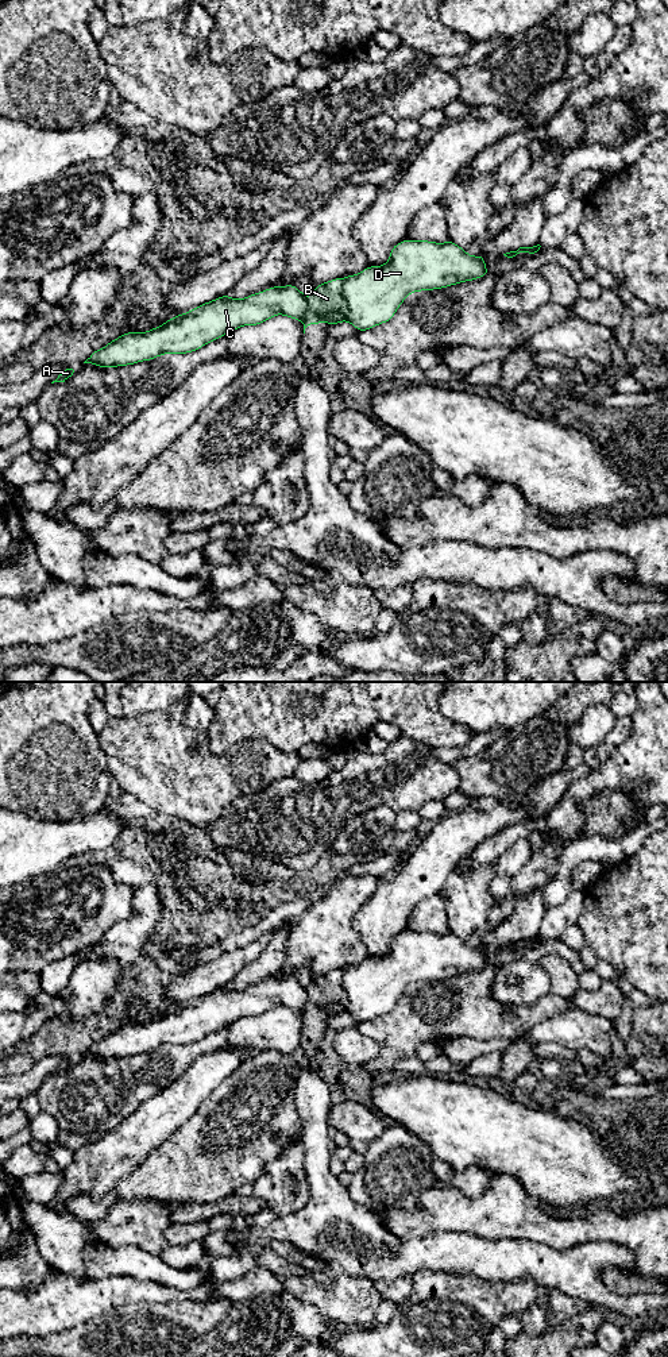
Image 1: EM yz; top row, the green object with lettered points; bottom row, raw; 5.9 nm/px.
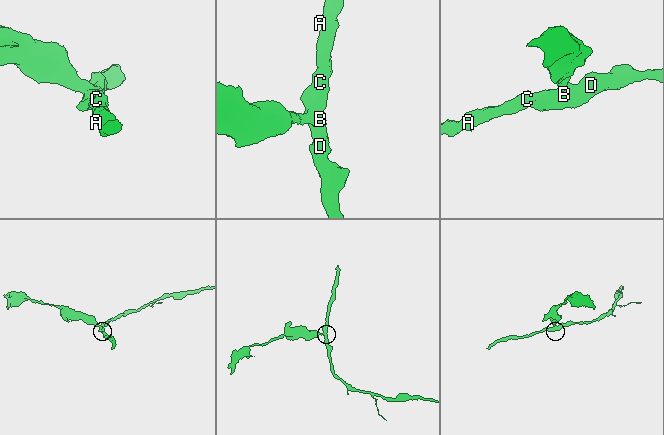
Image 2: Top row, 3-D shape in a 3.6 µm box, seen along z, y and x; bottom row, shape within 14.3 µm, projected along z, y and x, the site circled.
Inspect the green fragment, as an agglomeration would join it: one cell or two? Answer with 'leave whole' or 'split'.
split

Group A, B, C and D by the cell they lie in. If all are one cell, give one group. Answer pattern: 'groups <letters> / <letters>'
groups A C D / B

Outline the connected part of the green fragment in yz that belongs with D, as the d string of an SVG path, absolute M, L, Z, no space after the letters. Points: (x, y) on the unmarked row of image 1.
M405 930L390 941L389 952L382 957L367 957L359 965L351 965L343 972L345 1003L331 1003L325 1013L329 1017L341 1013L351 1014L359 1023L390 1013L399 996L413 983L448 979L466 972L475 972L490 965L484 948L468 947L452 932L436 934L430 932Z

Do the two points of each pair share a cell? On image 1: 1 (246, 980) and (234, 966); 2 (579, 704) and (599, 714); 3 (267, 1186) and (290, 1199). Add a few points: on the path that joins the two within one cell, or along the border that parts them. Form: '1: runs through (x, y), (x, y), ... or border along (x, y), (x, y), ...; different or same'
1: border along (262, 951), (227, 983); different
2: border along (607, 704), (593, 704), (568, 728); different
3: runs through (273, 1188), (280, 1188), (285, 1194); same

